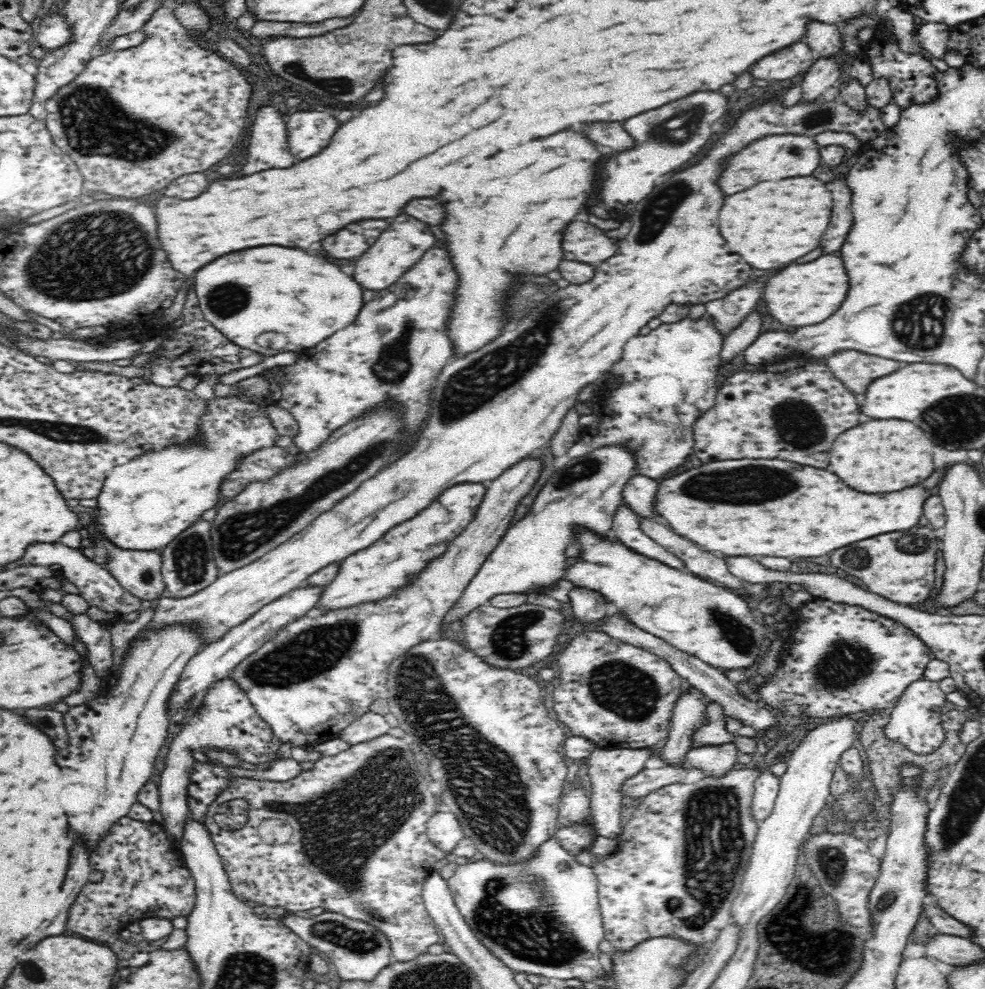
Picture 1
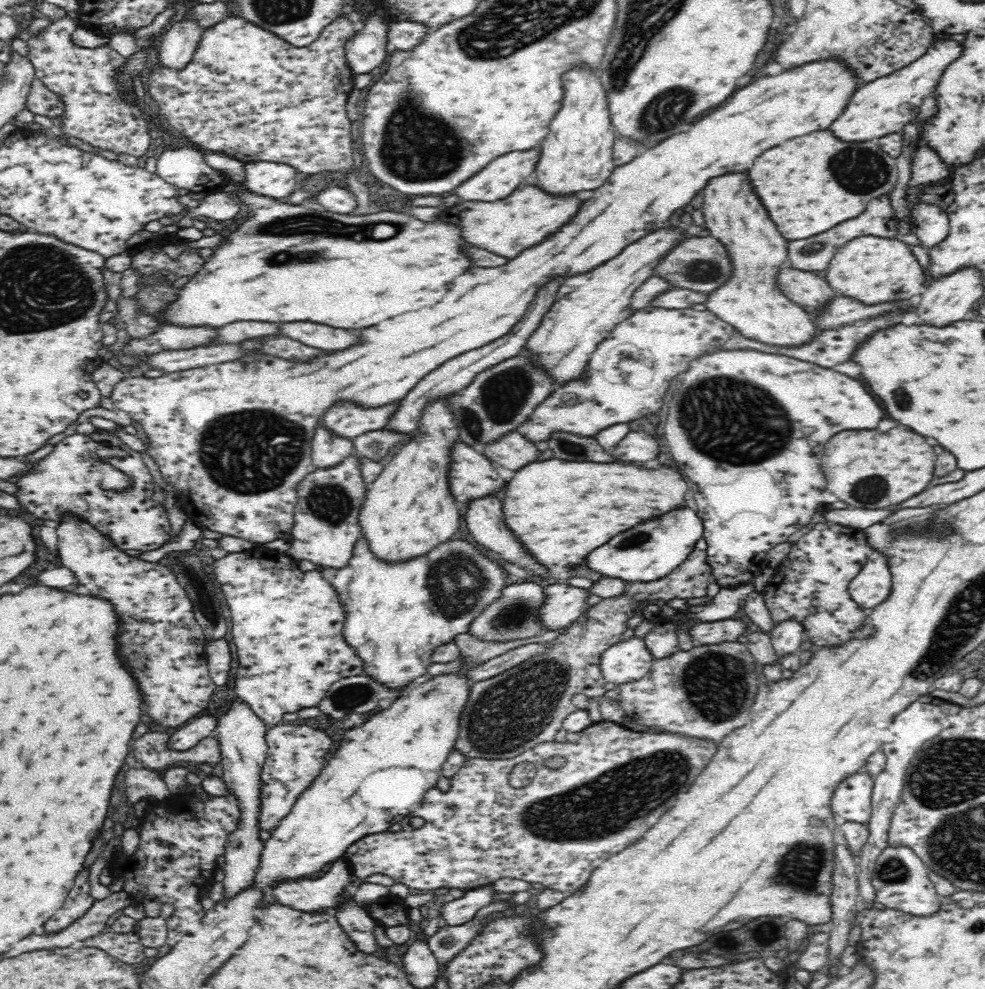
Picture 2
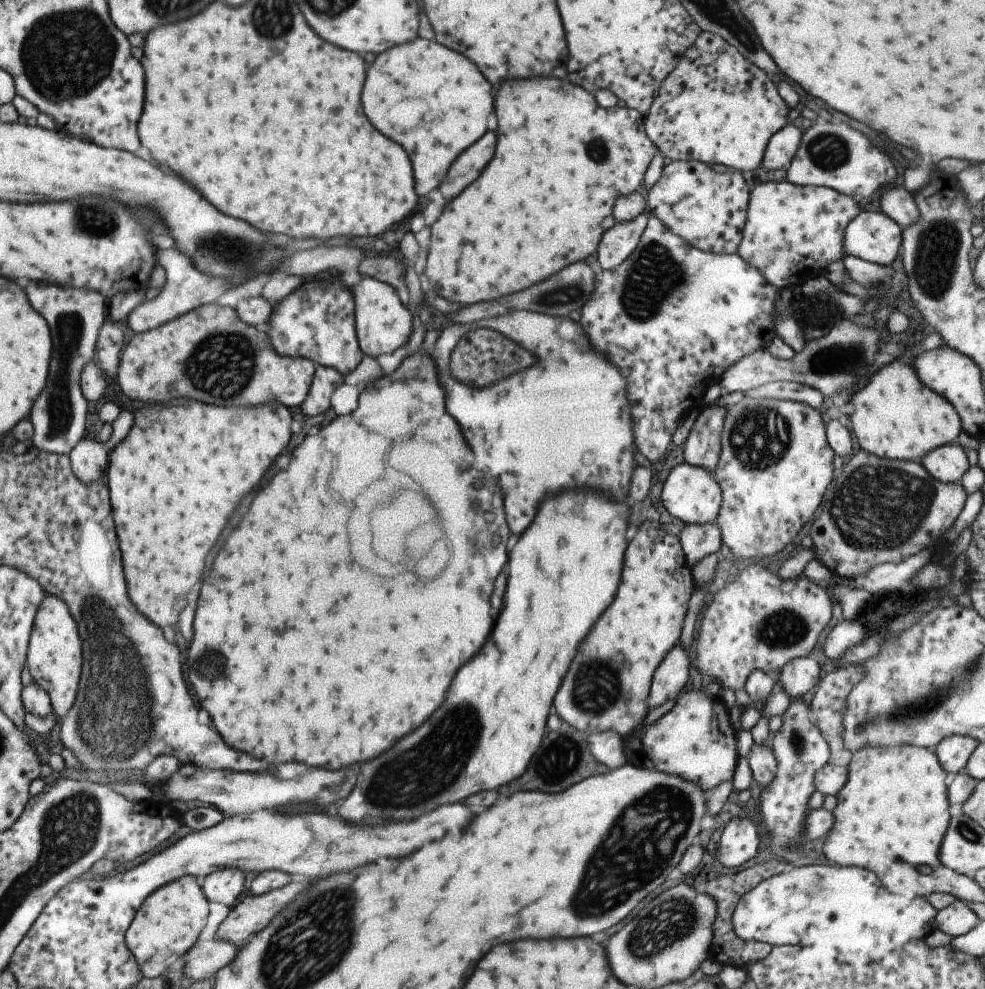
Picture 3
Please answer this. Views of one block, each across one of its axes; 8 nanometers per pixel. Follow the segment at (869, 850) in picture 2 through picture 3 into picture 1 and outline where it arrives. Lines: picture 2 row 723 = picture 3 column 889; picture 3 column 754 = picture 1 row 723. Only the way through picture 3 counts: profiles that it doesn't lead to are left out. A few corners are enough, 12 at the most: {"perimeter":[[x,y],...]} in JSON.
{"perimeter":[[914,682],[886,738],[918,756],[944,746],[940,682]]}

